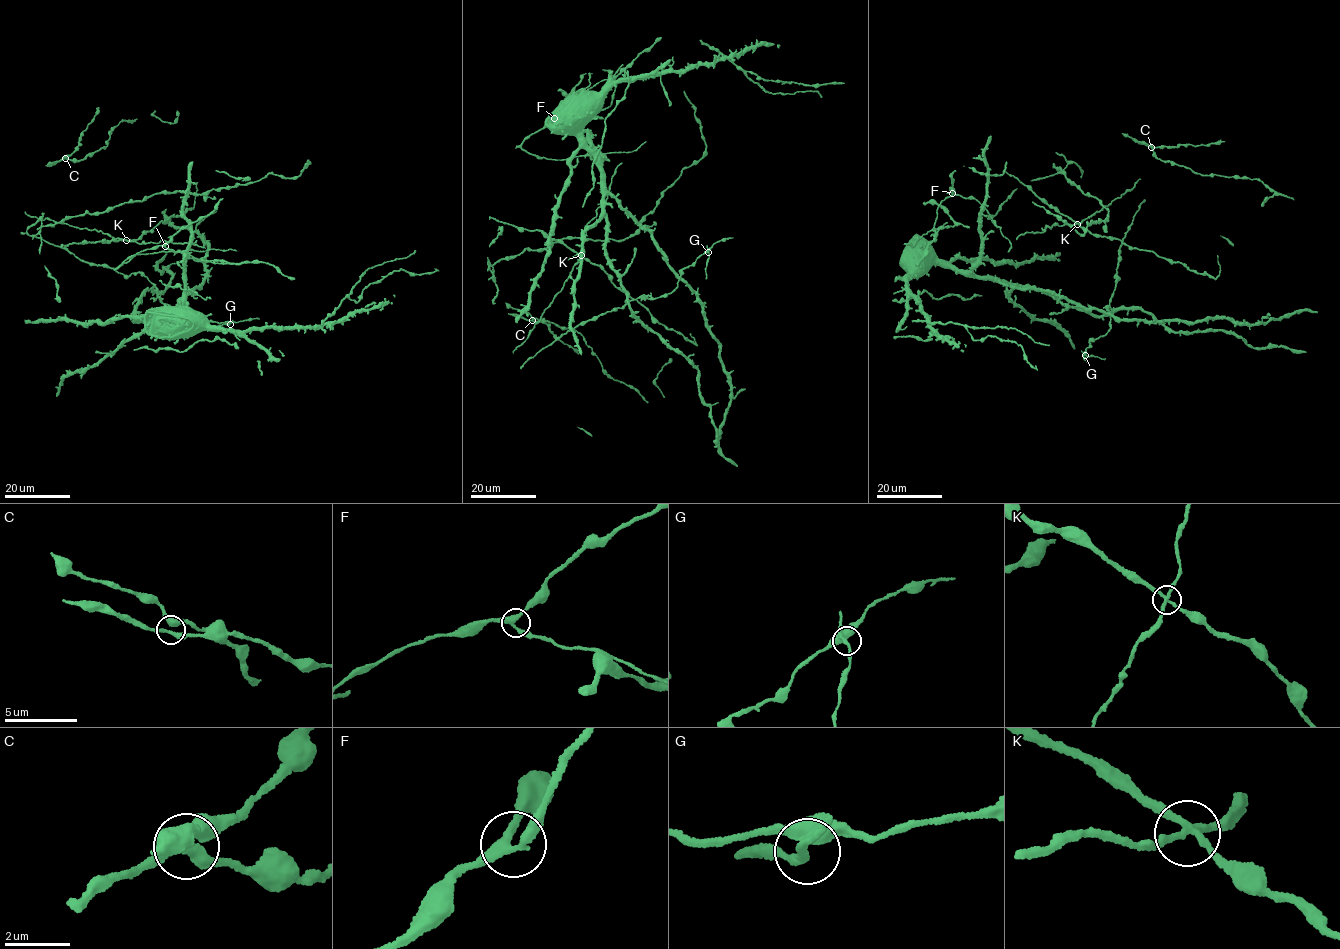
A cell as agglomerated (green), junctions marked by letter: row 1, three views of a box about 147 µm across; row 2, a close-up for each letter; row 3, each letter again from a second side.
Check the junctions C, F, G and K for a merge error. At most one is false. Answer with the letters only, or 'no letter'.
K

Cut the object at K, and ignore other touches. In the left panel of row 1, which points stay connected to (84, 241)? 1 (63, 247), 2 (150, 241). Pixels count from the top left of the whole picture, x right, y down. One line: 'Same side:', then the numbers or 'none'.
Same side: 1

